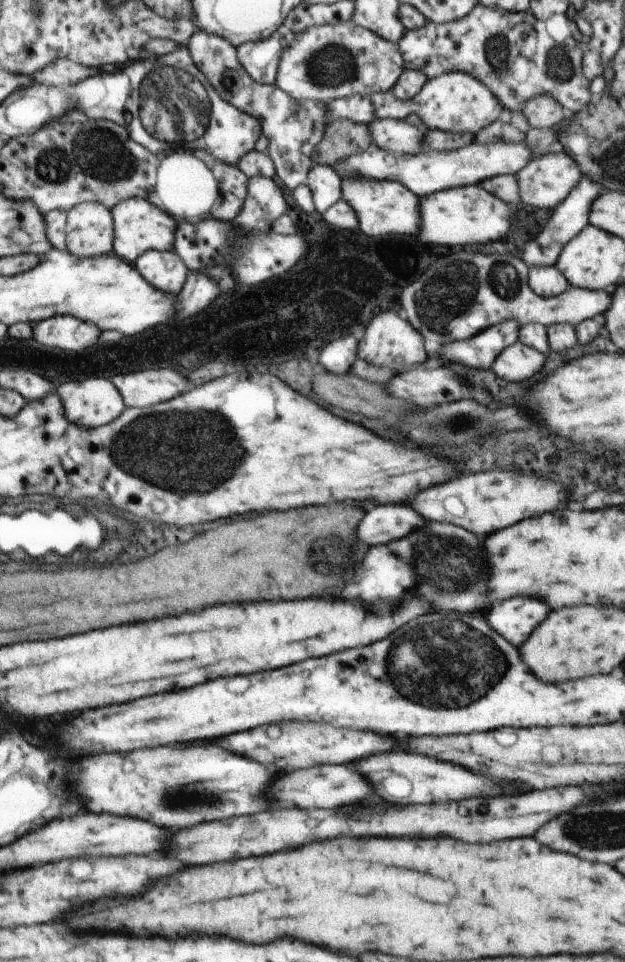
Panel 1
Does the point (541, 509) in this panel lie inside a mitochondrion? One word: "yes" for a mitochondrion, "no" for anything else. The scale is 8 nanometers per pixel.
no

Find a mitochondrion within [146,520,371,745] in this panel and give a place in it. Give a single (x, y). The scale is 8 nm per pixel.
(328, 556)

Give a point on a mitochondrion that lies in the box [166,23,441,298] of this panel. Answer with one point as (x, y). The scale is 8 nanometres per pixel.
(331, 65)

